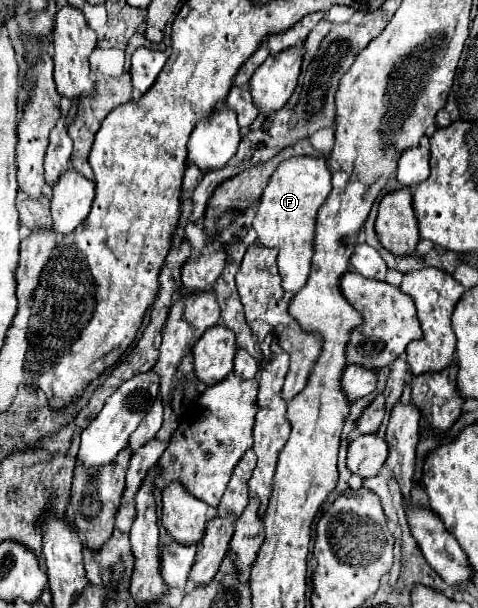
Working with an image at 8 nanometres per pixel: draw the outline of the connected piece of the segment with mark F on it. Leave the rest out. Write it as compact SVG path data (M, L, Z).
M298 156L284 160L270 176L268 186L258 204L252 228L256 230L258 246L278 248L278 270L282 276L282 288L298 292L310 274L312 260L312 238L316 212L330 194L330 170L326 158Z

